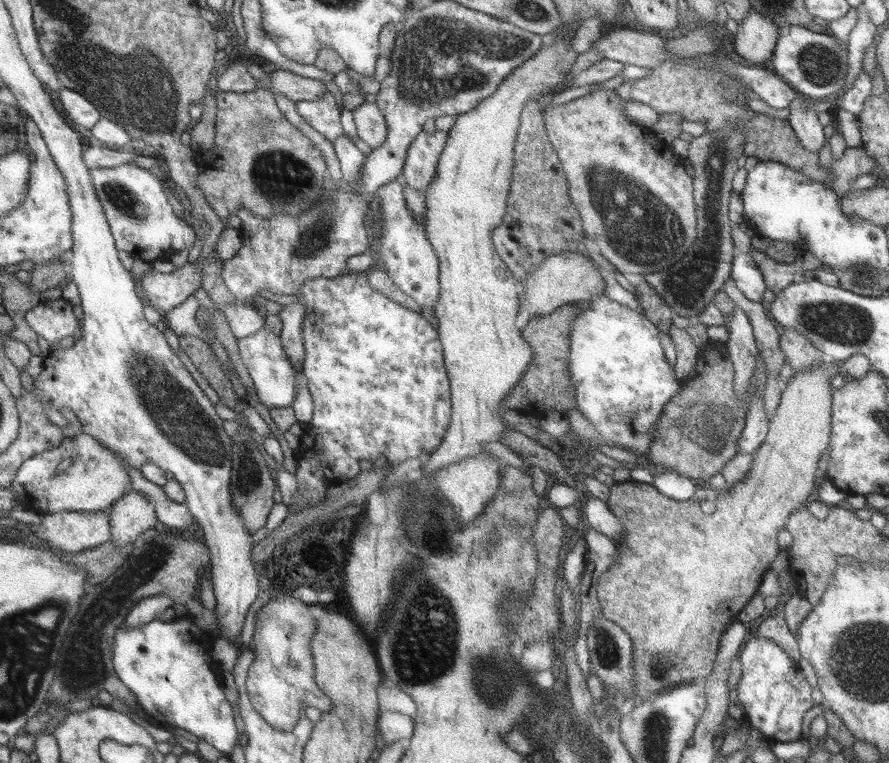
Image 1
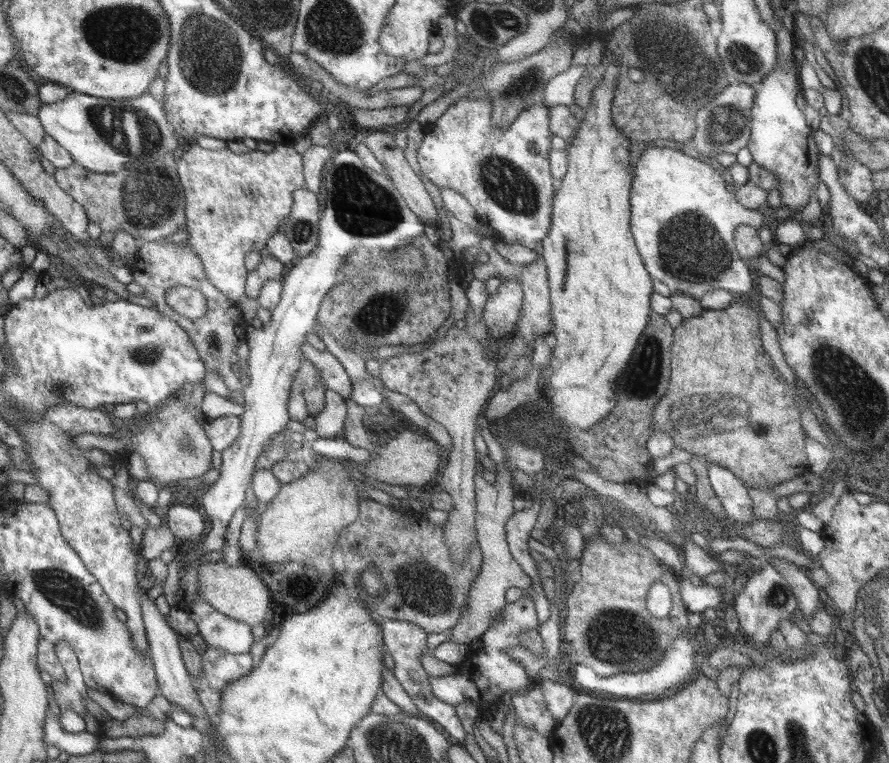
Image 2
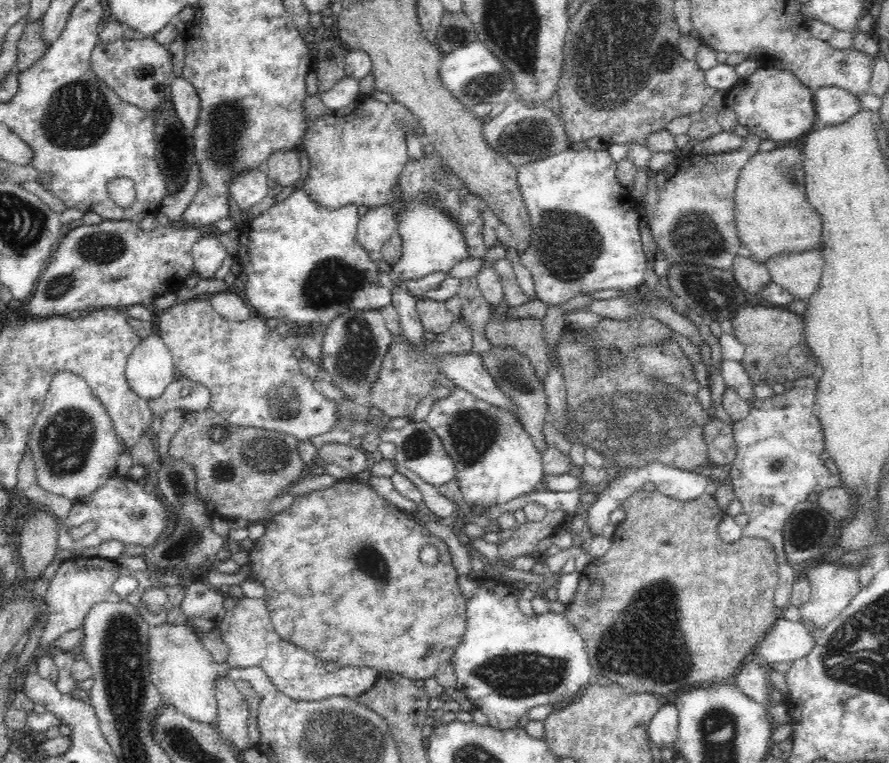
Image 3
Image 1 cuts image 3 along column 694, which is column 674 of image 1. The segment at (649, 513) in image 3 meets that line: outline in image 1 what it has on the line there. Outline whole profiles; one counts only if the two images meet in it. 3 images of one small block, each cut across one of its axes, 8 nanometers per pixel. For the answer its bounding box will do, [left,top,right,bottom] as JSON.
[595,358,840,703]

